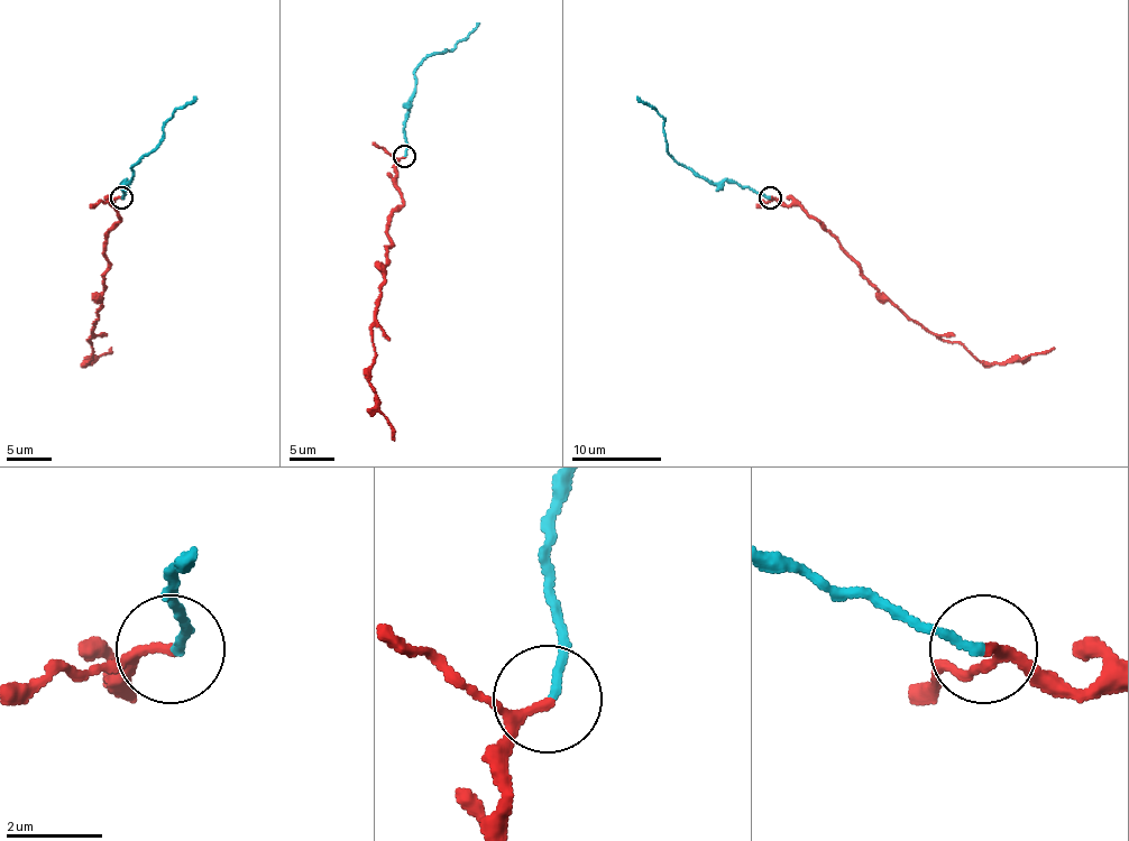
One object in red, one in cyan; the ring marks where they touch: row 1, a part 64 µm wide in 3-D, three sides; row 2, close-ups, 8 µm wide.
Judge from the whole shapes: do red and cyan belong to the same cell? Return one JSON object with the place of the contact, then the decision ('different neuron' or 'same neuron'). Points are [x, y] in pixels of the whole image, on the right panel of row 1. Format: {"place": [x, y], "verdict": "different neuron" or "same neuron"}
{"place": [770, 197], "verdict": "different neuron"}

